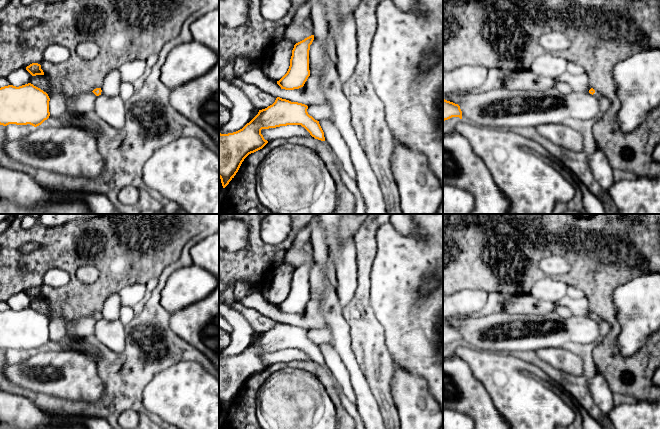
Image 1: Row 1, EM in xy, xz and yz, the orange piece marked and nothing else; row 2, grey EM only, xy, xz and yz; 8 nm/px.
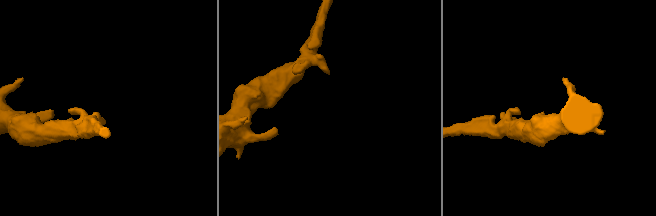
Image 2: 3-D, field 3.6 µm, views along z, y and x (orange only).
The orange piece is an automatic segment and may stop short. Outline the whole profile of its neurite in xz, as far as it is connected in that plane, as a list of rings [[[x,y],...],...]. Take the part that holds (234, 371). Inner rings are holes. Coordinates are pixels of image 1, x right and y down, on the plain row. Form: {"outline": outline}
{"outline": [[[277,321],[275,326],[265,333],[259,334],[258,338],[242,353],[228,358],[219,356],[219,402],[223,412],[234,402],[244,383],[251,377],[262,373],[268,365],[261,358],[262,353],[276,352],[287,349],[301,349],[315,363],[325,365],[324,356],[319,348],[307,336],[308,330],[298,326],[291,326]]]}

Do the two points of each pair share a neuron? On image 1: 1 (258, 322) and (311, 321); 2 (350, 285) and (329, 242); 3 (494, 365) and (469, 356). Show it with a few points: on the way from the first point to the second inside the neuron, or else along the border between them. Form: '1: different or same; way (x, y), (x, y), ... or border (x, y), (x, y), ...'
1: different; border (255, 308), (276, 321)
2: same; way (347, 274), (345, 257), (340, 252)
3: same; way (488, 365), (484, 365), (475, 359)

